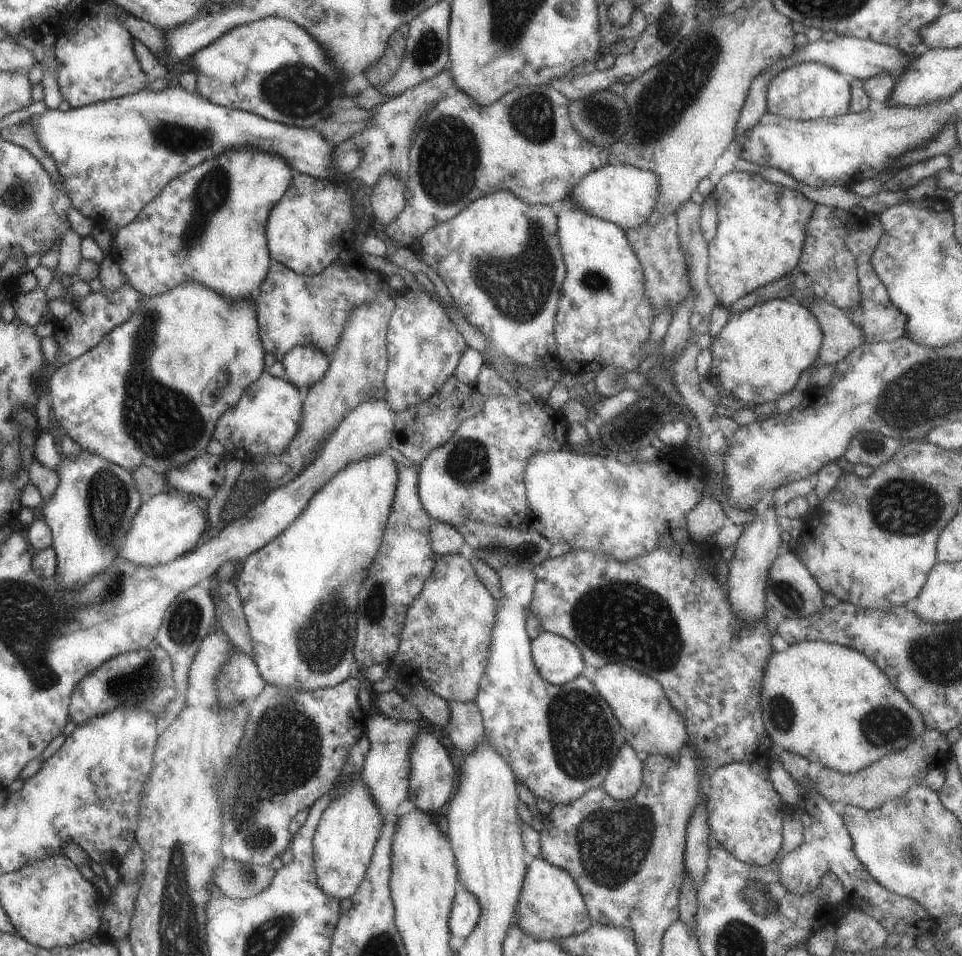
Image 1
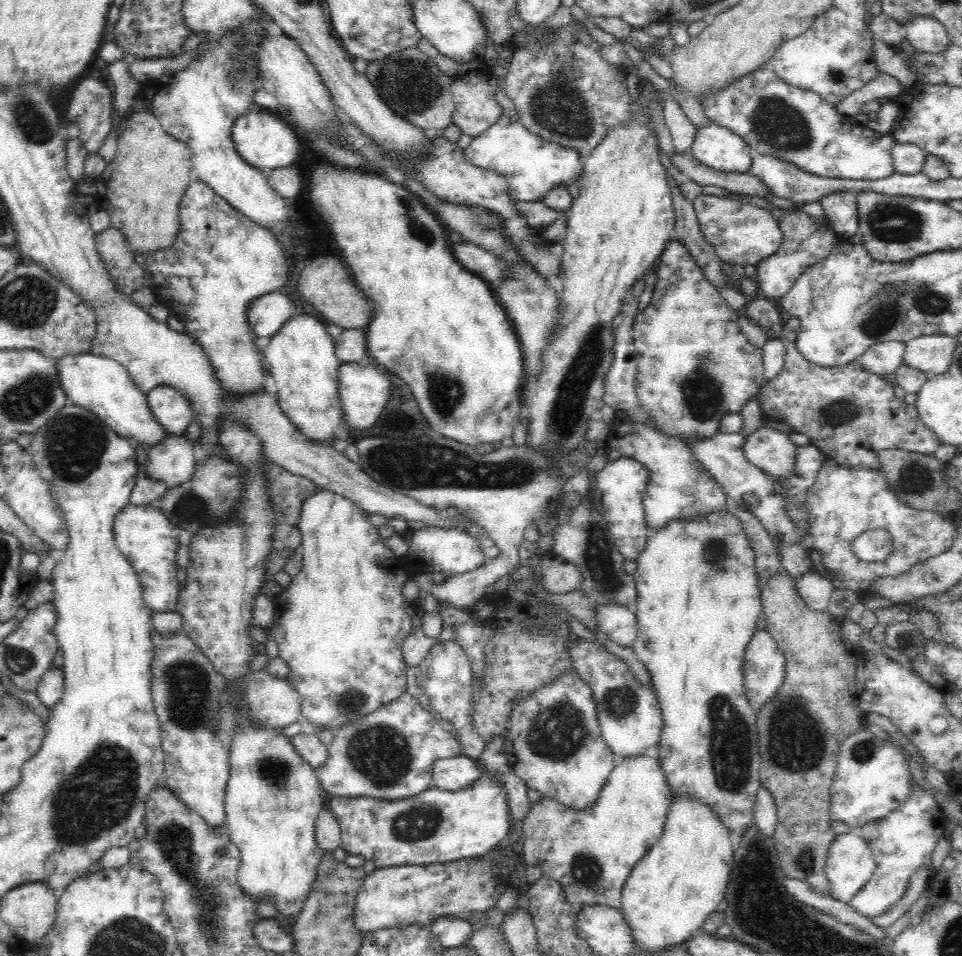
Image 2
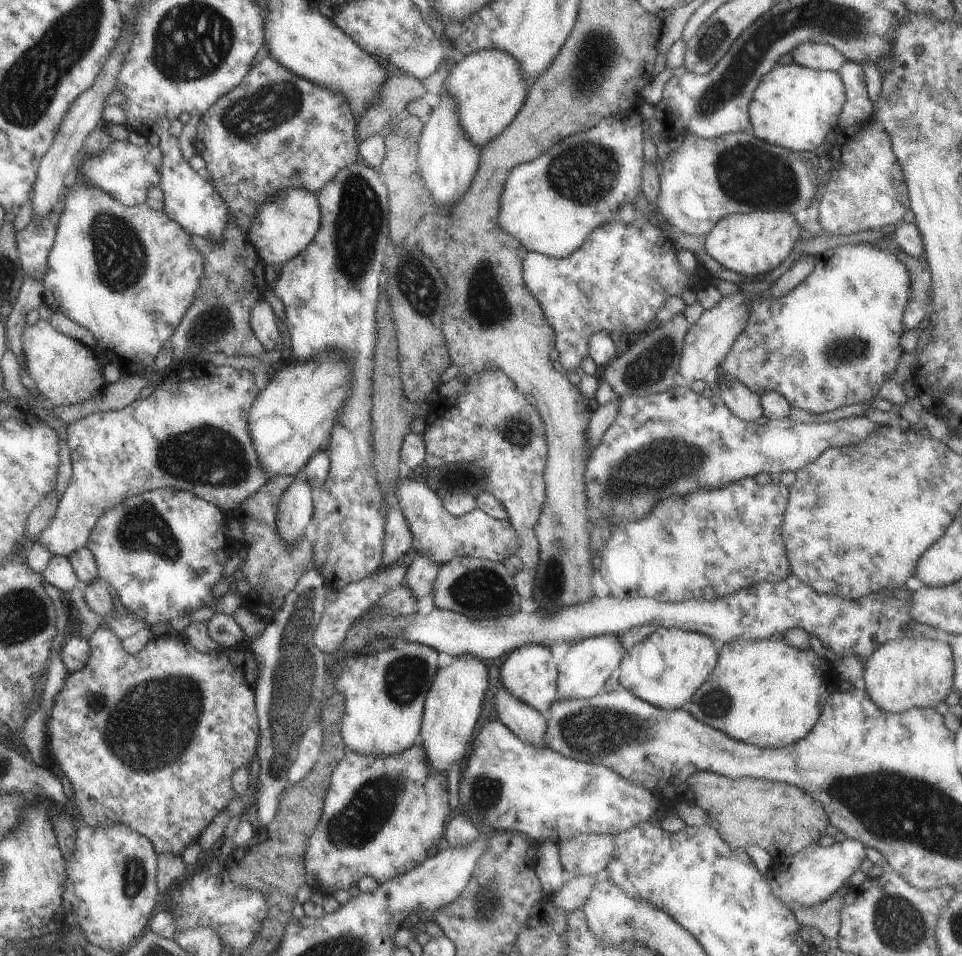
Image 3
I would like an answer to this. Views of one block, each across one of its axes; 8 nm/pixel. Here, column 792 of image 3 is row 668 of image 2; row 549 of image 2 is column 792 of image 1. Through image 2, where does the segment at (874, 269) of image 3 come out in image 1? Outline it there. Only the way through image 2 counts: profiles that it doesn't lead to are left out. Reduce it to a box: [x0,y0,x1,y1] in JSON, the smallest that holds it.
[706,299,822,405]

